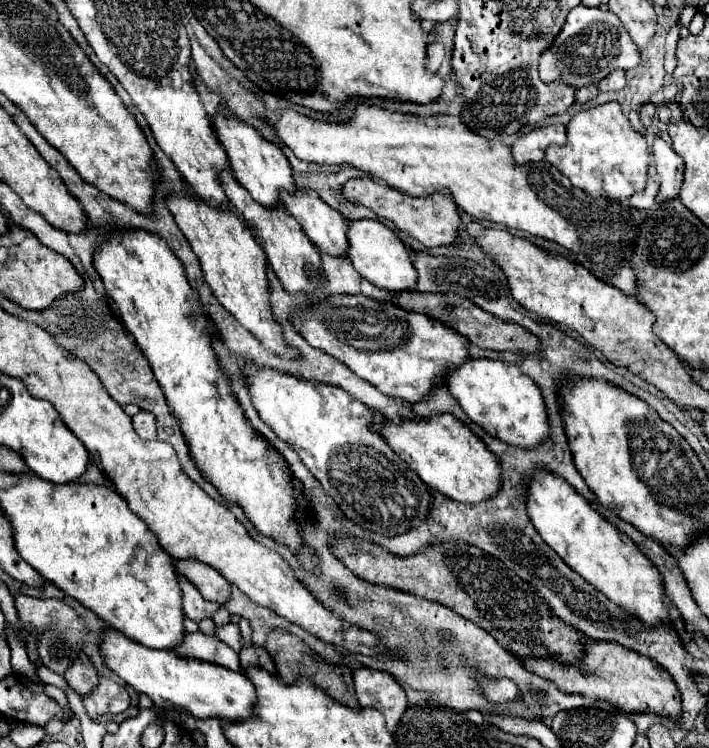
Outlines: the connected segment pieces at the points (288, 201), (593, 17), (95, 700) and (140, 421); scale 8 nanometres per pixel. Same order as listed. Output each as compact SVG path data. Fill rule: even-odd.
M296 189L294 193L290 191L280 191L280 203L286 207L286 211L302 225L304 233L308 235L308 239L324 253L330 255L346 255L348 249L348 237L346 237L346 219L332 209L330 205L326 205L320 195L312 189Z
M578 5L568 13L566 25L556 37L554 45L540 59L540 79L556 81L566 79L572 87L596 83L616 69L634 69L640 63L640 53L632 45L632 37L624 29L622 21L612 11L600 11L598 7Z
M100 679L94 693L84 699L84 707L90 721L96 721L102 715L124 713L128 709L128 703L130 703L130 697L126 689L110 679Z
M148 411L134 415L134 429L142 439L156 439L156 417Z

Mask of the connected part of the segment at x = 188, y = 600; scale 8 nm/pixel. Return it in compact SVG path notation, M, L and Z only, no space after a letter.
M178 577L178 581L180 581L180 589L182 589L182 611L184 611L184 615L186 615L188 619L196 621L196 623L202 621L202 619L210 619L212 613L214 613L220 605L216 605L216 603L212 603L212 601L206 601L206 599L200 595L200 591L198 591L192 583L188 583L188 579Z

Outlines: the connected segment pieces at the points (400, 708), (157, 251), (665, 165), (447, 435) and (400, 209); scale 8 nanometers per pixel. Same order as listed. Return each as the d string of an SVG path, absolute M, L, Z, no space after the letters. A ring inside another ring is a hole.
M360 667L354 671L354 687L358 703L378 709L386 717L386 727L394 731L406 711L406 693L398 681L388 673Z
M114 227L114 231L106 235L104 243L96 247L92 263L104 283L104 289L108 289L106 295L120 307L122 321L126 323L130 335L134 337L134 341L140 345L146 359L150 361L150 367L168 399L168 405L172 407L174 415L178 417L182 425L182 433L190 445L190 453L196 465L206 475L206 479L228 501L238 503L248 515L248 519L256 525L256 529L260 529L260 533L286 543L288 547L296 551L296 555L300 557L306 569L310 571L316 569L316 557L304 549L302 535L296 529L298 527L296 523L298 501L294 497L296 491L294 491L292 477L284 469L280 455L268 449L268 443L264 441L264 437L248 423L248 419L244 417L244 411L232 397L228 379L224 371L218 367L216 357L212 353L212 345L210 345L210 337L206 329L208 321L204 317L198 317L196 321L190 319L190 313L196 313L200 309L200 303L198 303L200 299L196 291L188 285L186 271L182 263L178 261L178 257L174 257L166 241L162 237L156 237L154 233L148 233L142 229L118 231Z
M660 137L654 139L652 143L652 155L654 155L656 171L660 175L660 191L656 201L664 203L676 199L680 185L684 181L684 159L678 157L676 151Z
M438 413L432 417L412 417L408 421L380 421L376 423L378 433L386 439L392 451L404 459L418 477L438 493L462 501L462 503L480 503L498 493L500 487L500 461L486 449L460 419L450 413Z
M350 179L344 185L342 195L352 203L360 203L360 205L372 209L378 217L392 221L400 231L412 235L414 239L418 239L426 247L452 245L458 241L462 221L460 221L458 207L446 189L438 191L434 195L426 195L426 197L412 197L412 195L400 193L398 189L386 187L384 183L374 181L374 179Z

